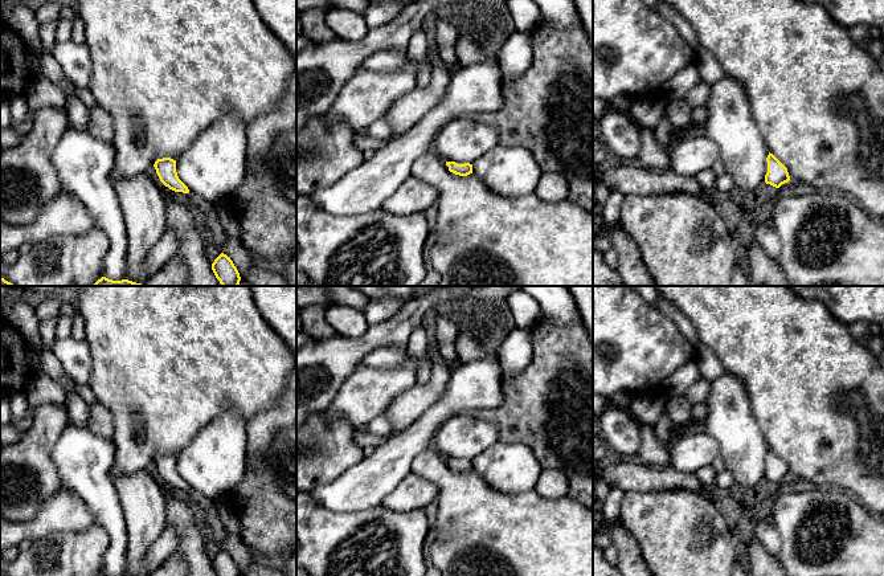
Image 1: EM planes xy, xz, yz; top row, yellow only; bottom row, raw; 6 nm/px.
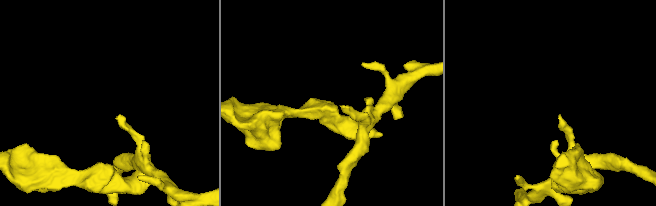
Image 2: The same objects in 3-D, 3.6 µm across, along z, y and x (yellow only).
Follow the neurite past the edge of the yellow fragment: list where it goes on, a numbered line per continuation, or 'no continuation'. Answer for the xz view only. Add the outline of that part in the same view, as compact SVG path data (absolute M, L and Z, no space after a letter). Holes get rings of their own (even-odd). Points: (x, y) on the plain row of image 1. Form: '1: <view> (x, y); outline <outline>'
no continuation

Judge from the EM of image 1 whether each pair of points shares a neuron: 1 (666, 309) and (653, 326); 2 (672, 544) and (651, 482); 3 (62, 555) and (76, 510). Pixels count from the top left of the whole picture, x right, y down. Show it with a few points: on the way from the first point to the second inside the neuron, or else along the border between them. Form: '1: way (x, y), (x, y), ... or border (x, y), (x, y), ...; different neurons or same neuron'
1: border (657, 307), (683, 335); different neurons
2: border (686, 490), (626, 490), (623, 493); different neurons
3: border (95, 522), (86, 528), (49, 532), (39, 539); different neurons

